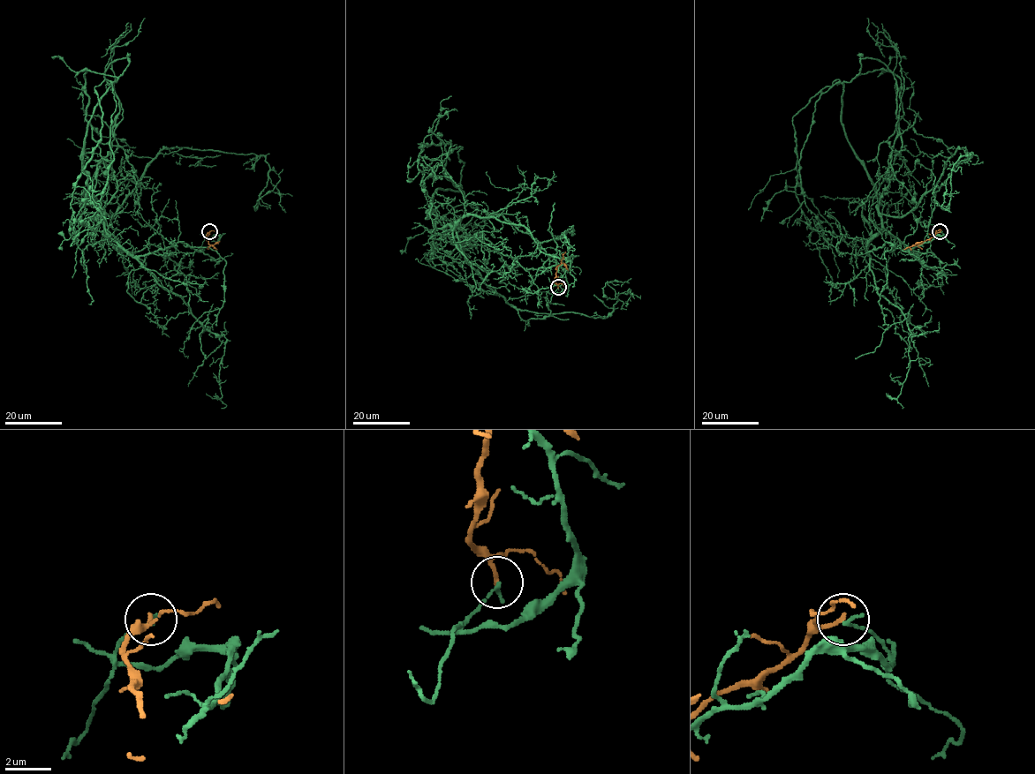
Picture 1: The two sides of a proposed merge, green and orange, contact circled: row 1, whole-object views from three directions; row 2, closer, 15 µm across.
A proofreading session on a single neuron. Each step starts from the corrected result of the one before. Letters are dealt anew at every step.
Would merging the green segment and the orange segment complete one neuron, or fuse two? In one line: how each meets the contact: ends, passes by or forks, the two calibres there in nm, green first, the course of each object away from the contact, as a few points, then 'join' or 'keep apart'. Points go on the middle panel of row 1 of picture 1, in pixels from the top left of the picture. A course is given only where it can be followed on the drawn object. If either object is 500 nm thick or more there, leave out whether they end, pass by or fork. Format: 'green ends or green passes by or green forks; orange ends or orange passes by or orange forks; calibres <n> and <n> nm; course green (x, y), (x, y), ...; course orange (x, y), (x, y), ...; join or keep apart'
green ends; orange ends; calibres 160 and 180 nm; course green (558, 287), (500, 214), (435, 226), (450, 140), (420, 144), (413, 178), (410, 156); course orange (558, 287), (555, 282), (556, 270), (565, 251); keep apart

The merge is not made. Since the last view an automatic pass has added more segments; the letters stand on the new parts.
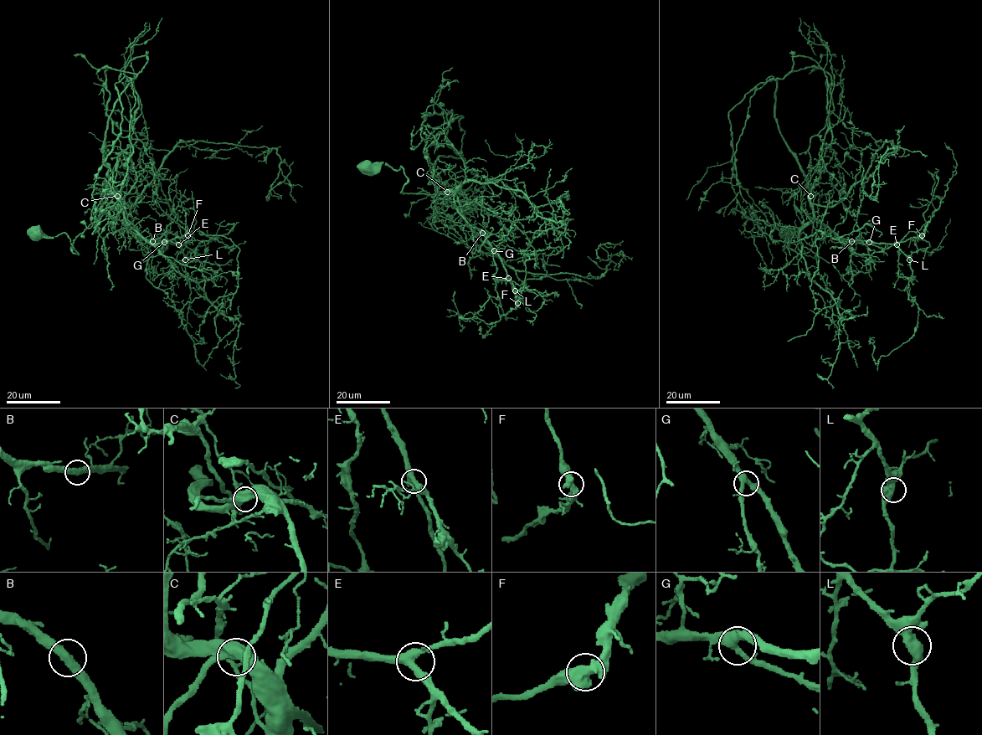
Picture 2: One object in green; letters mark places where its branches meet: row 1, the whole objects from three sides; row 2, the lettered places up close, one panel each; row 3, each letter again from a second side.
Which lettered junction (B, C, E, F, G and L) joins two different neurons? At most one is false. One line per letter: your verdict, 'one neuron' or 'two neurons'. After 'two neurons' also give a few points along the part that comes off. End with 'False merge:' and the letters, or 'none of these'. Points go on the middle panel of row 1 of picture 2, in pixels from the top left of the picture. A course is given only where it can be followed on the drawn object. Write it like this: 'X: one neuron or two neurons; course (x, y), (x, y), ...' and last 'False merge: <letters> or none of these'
B: one neuron
C: one neuron
E: one neuron
F: one neuron
G: one neuron
L: one neuron
False merge: none of these

